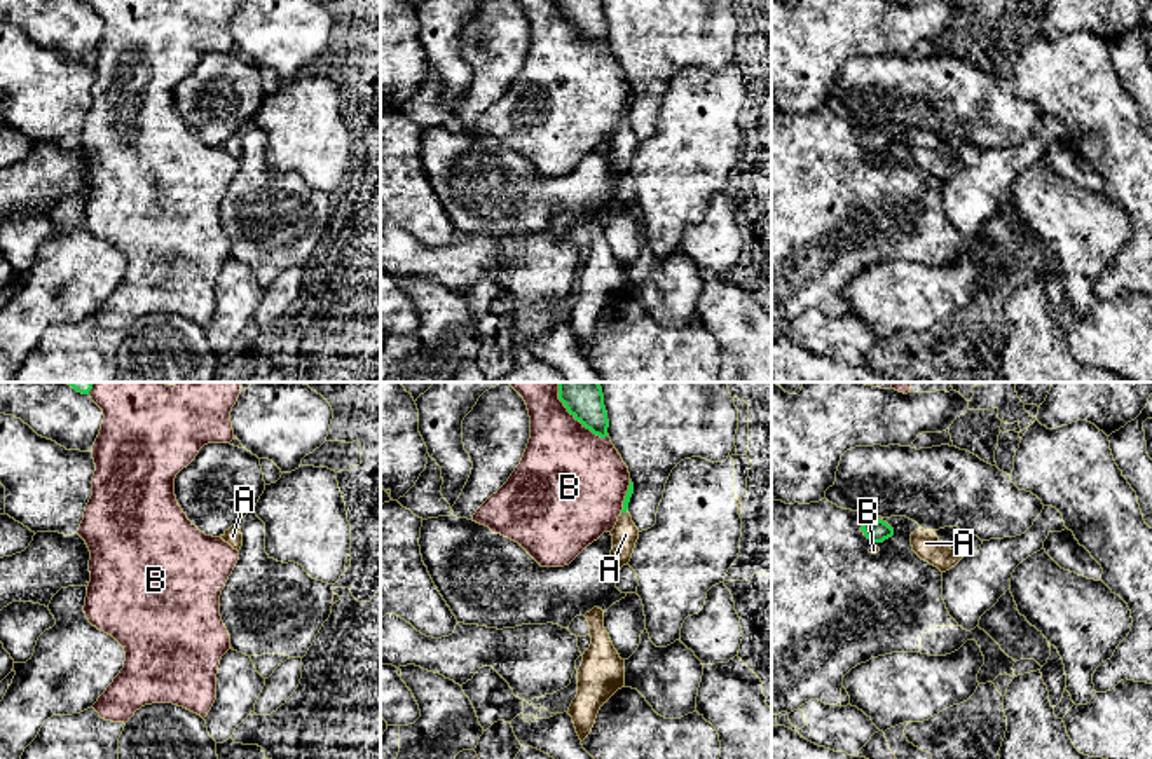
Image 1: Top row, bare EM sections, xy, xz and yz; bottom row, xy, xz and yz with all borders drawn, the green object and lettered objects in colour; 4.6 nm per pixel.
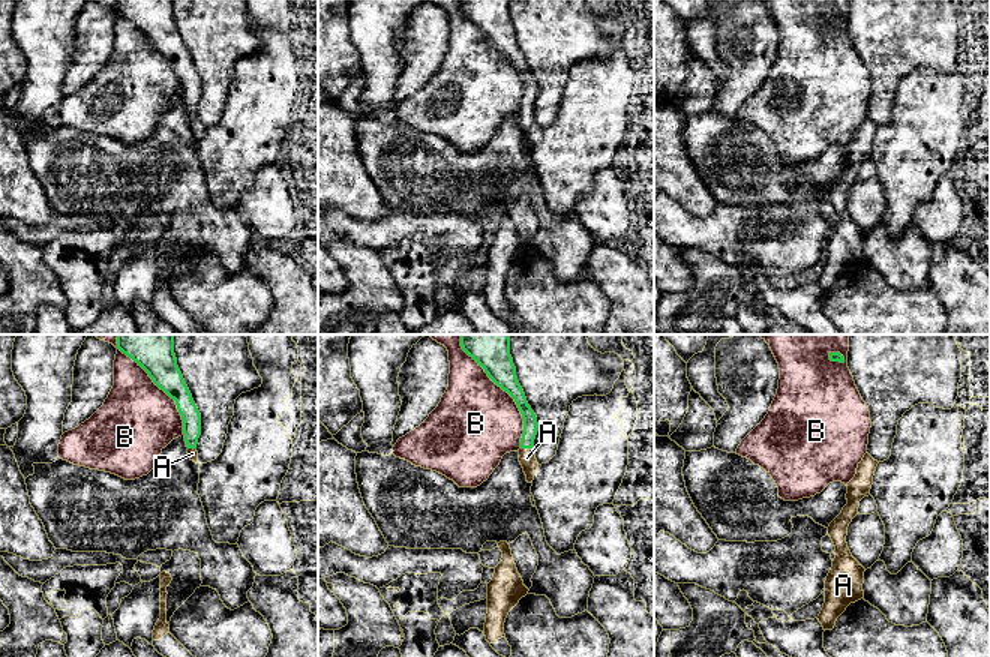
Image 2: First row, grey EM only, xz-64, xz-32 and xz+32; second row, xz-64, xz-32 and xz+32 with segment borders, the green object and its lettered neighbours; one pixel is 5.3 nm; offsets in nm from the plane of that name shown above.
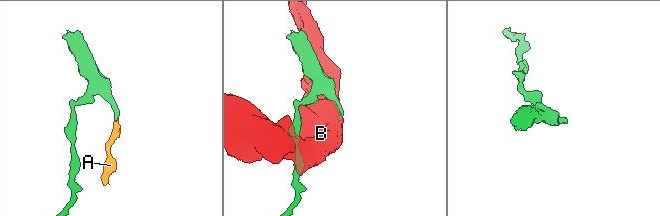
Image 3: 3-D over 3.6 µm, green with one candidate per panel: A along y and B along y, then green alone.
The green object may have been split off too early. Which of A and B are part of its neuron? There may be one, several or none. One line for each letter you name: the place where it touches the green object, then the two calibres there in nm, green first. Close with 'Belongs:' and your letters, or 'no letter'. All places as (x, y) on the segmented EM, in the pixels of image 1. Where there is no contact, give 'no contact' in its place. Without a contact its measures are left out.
A: xz (624, 512) | 30/120 nm
Belongs: A

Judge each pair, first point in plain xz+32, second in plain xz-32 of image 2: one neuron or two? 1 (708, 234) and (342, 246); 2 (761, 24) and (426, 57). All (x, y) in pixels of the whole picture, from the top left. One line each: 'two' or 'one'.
1: two
2: one

